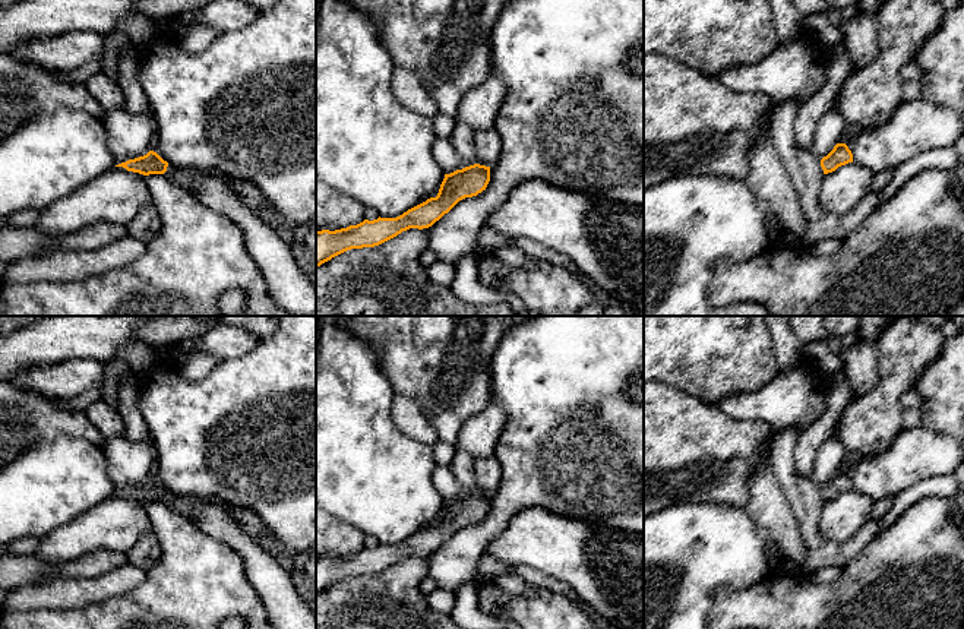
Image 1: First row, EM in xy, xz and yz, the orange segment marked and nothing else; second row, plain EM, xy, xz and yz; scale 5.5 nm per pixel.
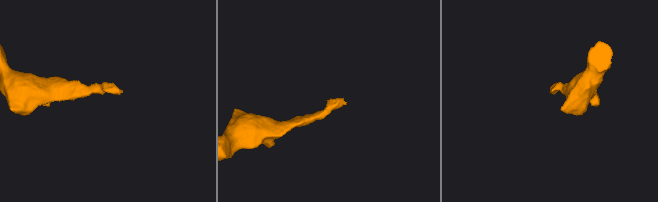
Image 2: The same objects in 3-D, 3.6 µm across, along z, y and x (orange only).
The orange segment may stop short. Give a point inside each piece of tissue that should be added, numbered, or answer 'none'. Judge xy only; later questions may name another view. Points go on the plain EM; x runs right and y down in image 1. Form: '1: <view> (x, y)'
1: xy (285, 609)

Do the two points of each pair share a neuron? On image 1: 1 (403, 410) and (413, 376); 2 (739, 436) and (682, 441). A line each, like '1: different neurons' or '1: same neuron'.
1: different neurons
2: same neuron

